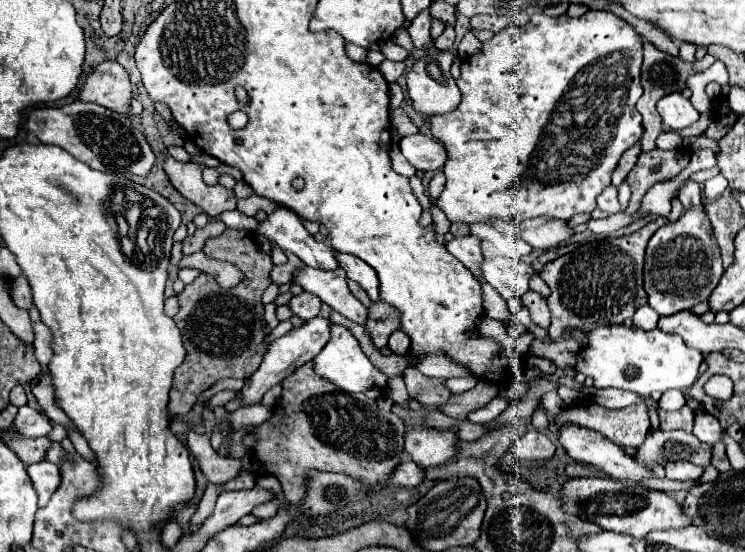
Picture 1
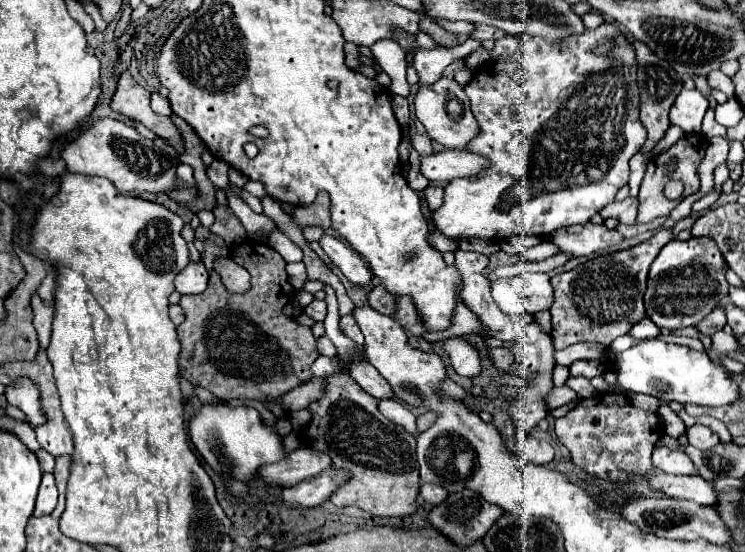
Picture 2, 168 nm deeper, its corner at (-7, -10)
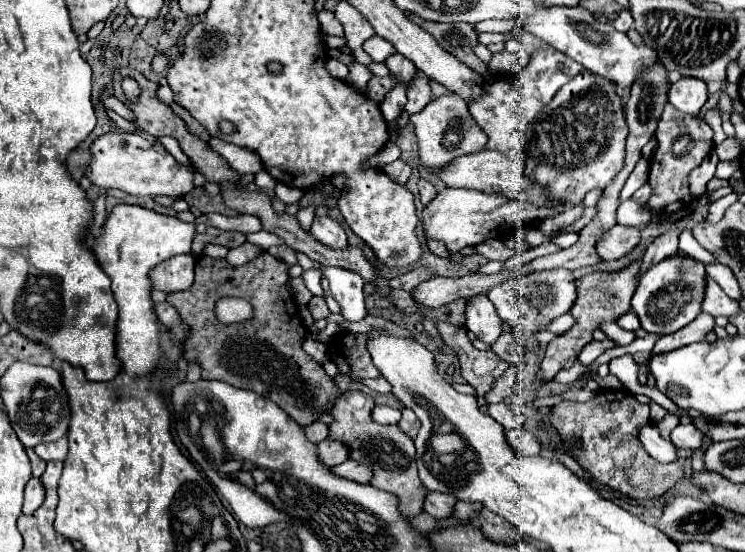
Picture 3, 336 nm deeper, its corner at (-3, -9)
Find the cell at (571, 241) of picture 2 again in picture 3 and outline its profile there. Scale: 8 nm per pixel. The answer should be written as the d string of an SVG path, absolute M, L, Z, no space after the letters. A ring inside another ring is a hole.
M617 223L601 233L599 241L595 243L595 249L601 259L611 261L627 255L639 243L639 239L641 239L641 229Z

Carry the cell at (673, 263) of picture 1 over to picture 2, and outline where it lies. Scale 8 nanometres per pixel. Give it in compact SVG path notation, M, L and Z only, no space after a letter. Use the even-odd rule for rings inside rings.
M691 238L691 240L671 240L665 244L649 268L647 292L645 292L645 314L659 326L667 330L677 330L685 326L695 326L703 320L719 302L727 296L725 280L725 260L711 238Z

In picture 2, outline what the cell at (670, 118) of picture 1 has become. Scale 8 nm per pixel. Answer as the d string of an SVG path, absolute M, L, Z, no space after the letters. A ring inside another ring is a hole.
M681 90L675 104L671 106L671 122L675 126L681 126L685 134L701 132L703 116L709 108L707 98L699 90Z

